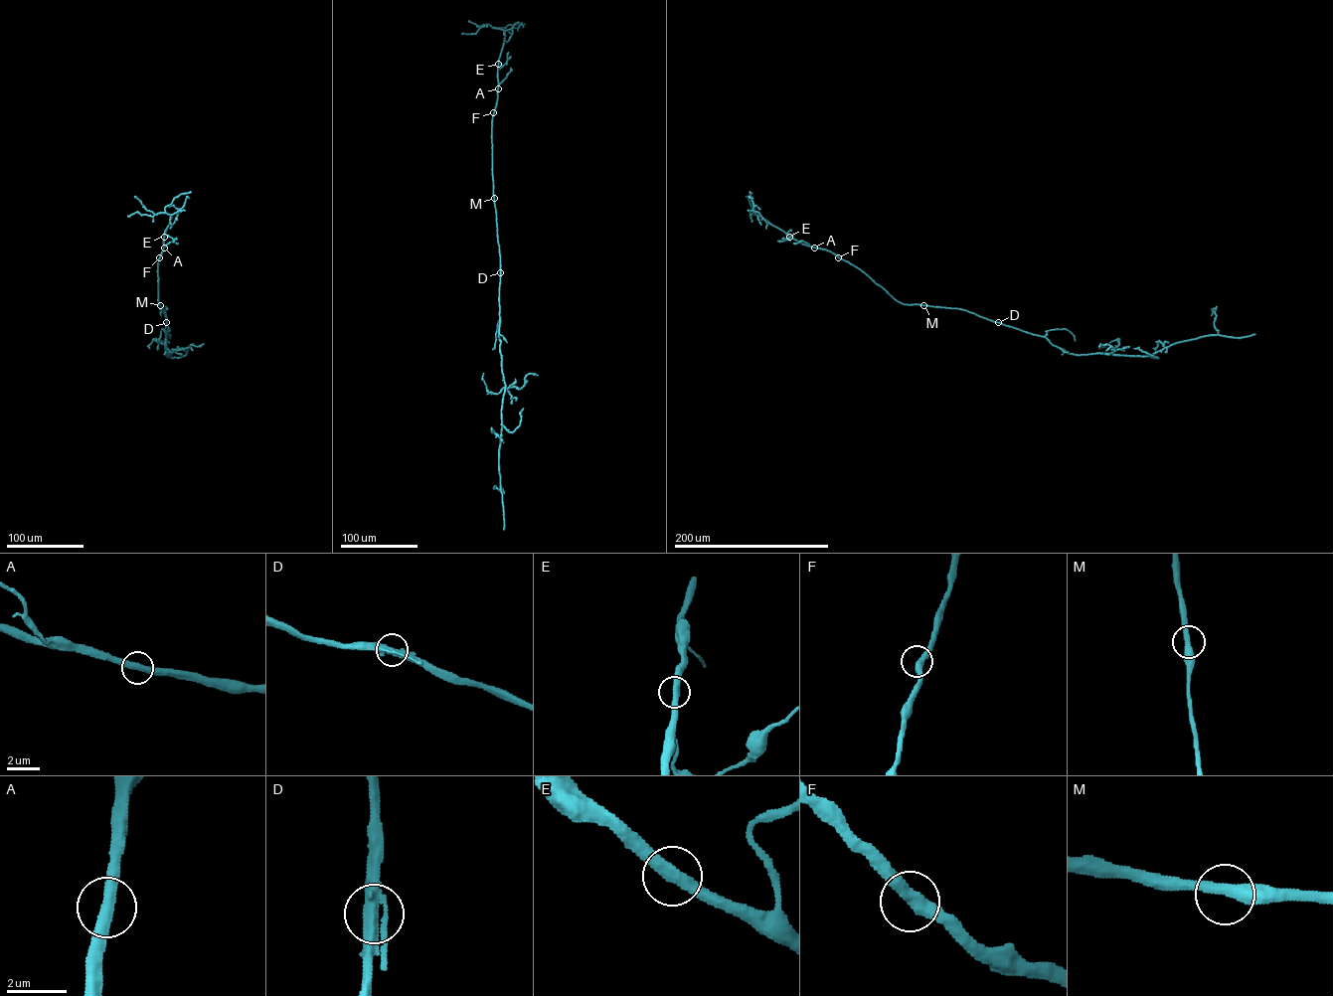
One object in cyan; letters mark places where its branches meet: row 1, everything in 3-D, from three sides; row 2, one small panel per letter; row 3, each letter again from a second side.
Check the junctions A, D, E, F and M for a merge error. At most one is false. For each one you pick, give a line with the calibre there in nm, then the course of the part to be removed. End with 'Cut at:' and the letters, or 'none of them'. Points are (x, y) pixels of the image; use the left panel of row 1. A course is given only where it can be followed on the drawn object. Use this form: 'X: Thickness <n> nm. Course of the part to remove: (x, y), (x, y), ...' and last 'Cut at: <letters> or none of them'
Cut at: none of them

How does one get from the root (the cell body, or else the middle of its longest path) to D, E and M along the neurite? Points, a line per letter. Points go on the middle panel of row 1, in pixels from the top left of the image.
D: (499, 248), (500, 272)
E: (499, 248), (491, 138), (498, 64)
M: (499, 248), (494, 198)

